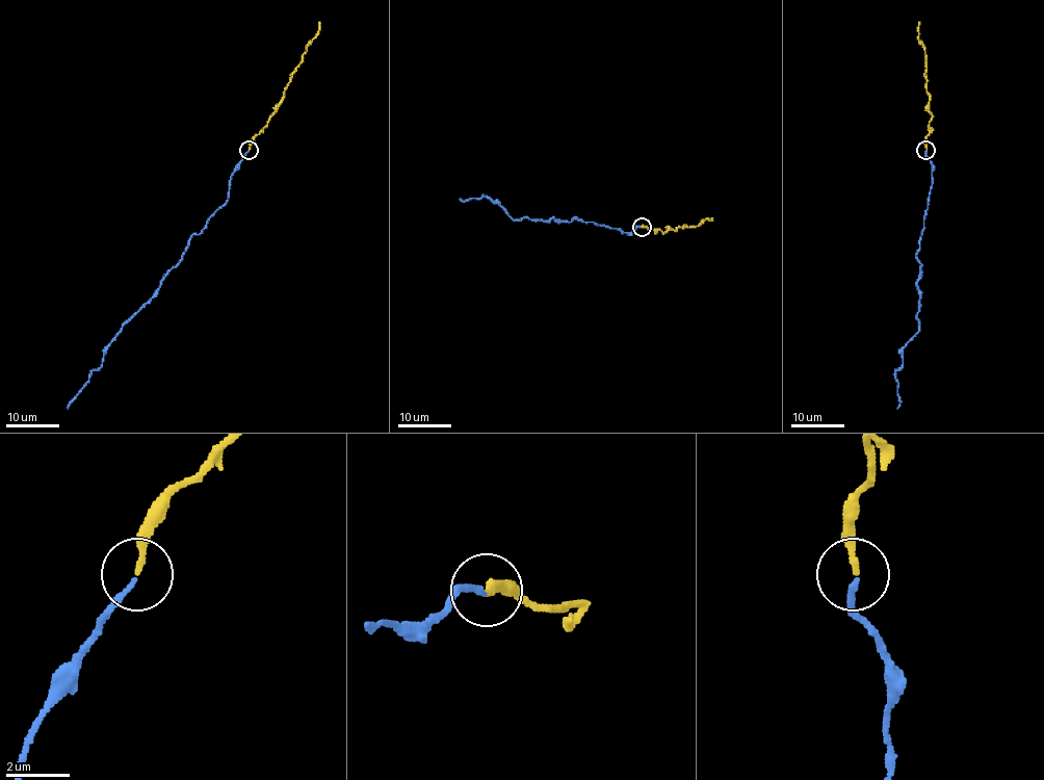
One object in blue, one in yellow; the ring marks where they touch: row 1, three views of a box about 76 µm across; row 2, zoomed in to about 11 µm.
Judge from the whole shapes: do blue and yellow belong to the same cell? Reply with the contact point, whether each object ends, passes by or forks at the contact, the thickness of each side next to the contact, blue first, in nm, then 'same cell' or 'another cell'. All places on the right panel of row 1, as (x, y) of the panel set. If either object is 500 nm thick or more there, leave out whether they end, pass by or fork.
place (925, 150); blue ends; yellow ends; calibres 170 and 190 nm; another cell

